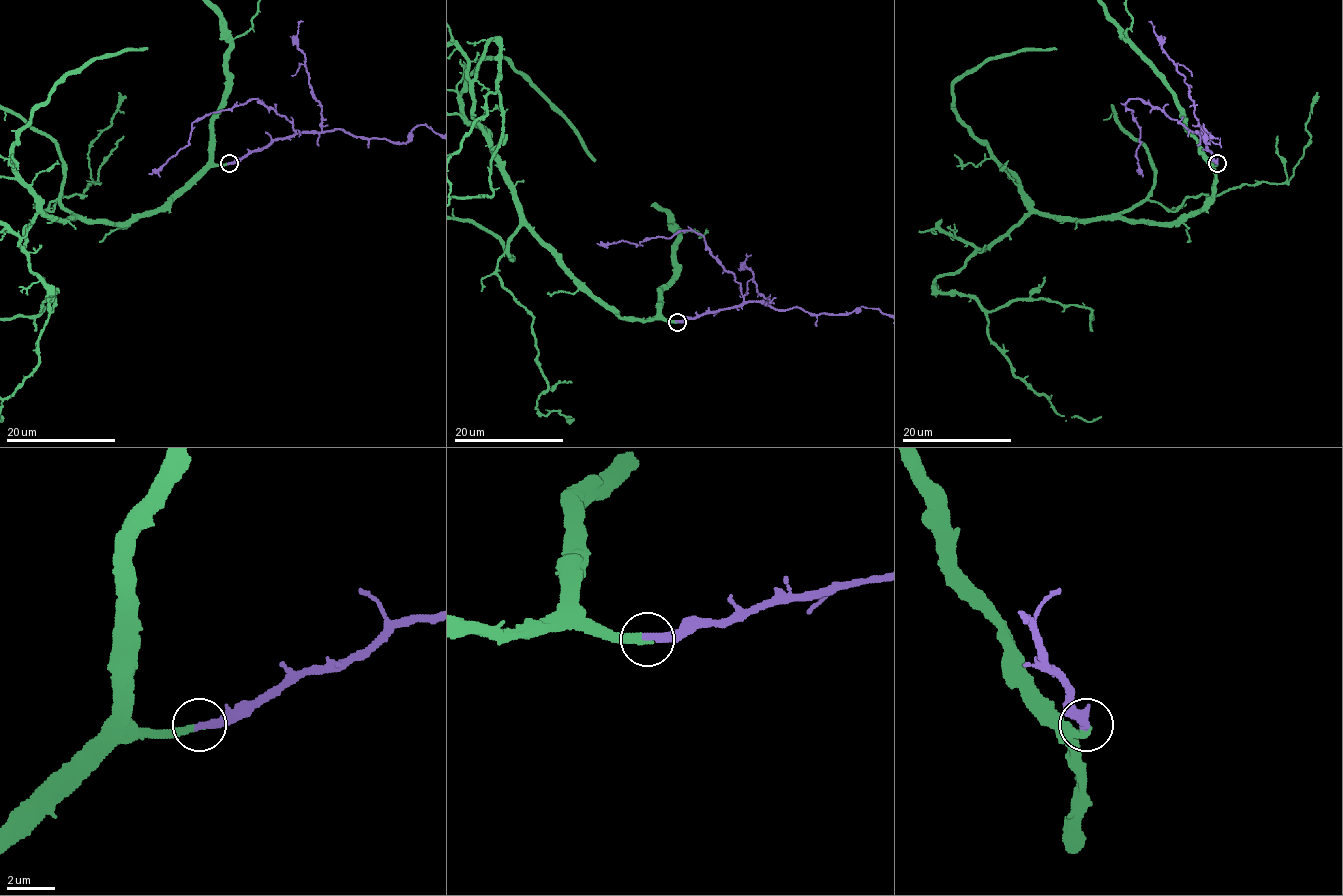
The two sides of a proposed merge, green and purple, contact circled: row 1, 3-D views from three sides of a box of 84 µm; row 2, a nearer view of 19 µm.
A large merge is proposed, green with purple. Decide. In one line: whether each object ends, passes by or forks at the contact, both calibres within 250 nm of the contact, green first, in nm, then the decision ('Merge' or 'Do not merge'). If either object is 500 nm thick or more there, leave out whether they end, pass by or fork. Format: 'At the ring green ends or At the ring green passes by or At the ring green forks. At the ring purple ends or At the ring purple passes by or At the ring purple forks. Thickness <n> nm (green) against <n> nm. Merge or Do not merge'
At the ring green ends. At the ring purple ends. Thickness 320 nm (green) against 340 nm. Merge

